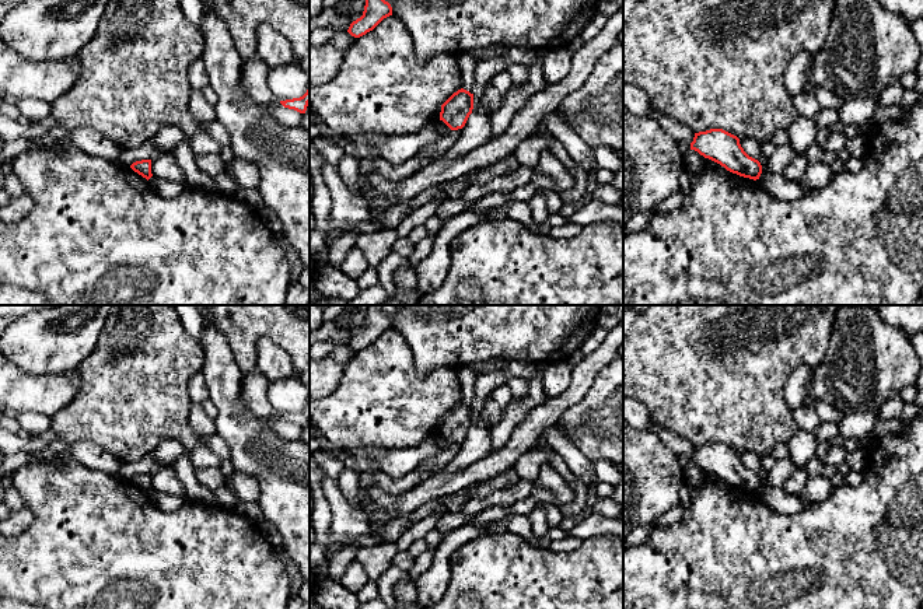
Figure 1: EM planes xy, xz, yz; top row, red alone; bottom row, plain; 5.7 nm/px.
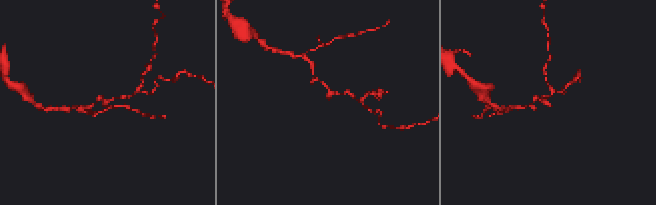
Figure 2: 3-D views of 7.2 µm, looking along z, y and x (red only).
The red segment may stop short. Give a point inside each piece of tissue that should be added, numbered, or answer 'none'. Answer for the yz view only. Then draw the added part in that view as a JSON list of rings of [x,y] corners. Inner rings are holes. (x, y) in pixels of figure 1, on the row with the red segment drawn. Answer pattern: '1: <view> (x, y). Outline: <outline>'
none

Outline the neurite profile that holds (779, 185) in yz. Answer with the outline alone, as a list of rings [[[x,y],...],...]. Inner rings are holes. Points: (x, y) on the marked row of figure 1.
[[[762,172],[759,182],[770,195],[787,202],[800,199],[811,192],[811,189],[804,188],[797,181],[789,179],[783,172]]]

